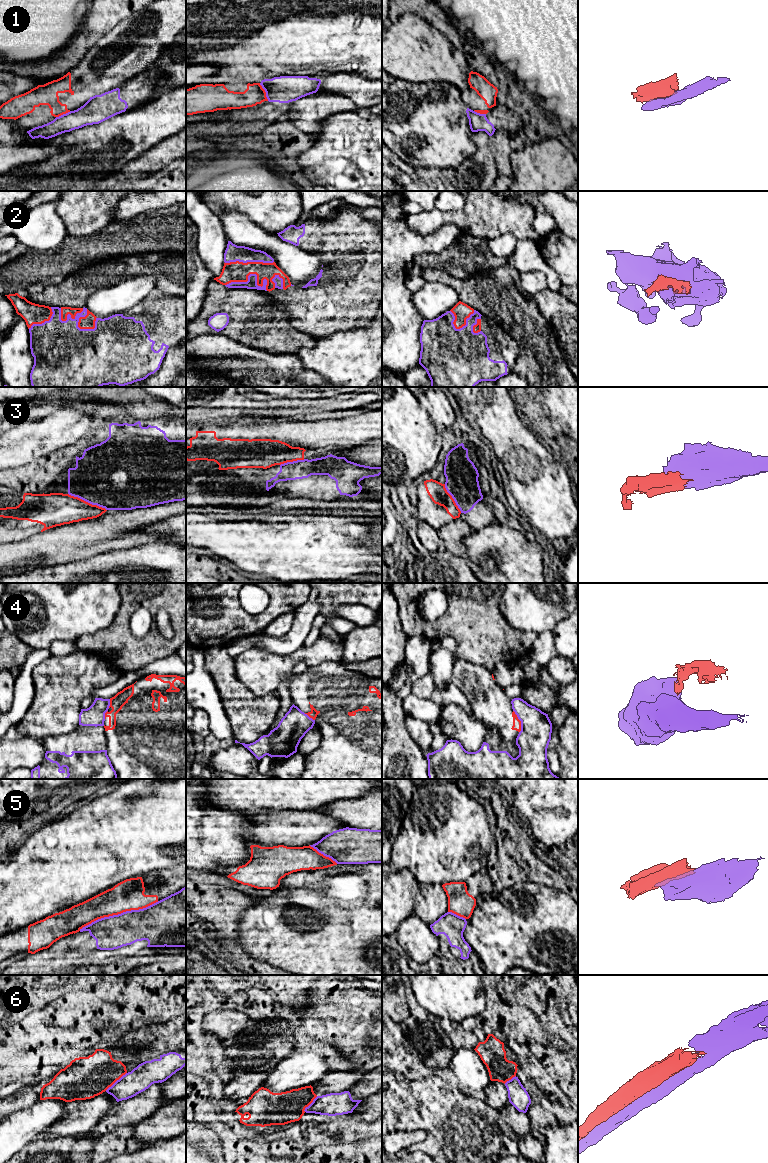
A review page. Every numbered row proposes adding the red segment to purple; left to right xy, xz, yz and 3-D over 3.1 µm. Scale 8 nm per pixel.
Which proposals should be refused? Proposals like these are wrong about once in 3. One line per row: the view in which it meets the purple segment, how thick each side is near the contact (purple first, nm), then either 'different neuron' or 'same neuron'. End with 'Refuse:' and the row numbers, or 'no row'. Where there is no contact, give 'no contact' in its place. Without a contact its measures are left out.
1: contact in xz; calibres 220 and 160 nm; different neuron
2: contact in xz; calibres 80 and 160 nm; same neuron
3: contact in xy; calibres 480 and 260 nm; different neuron
4: contact in yz; calibres 260 and 70 nm; different neuron
5: contact in xy; calibres 260 and 240 nm; different neuron
6: contact in xy; calibres 190 and 340 nm; different neuron
Refuse: 1, 3, 4, 5, 6

